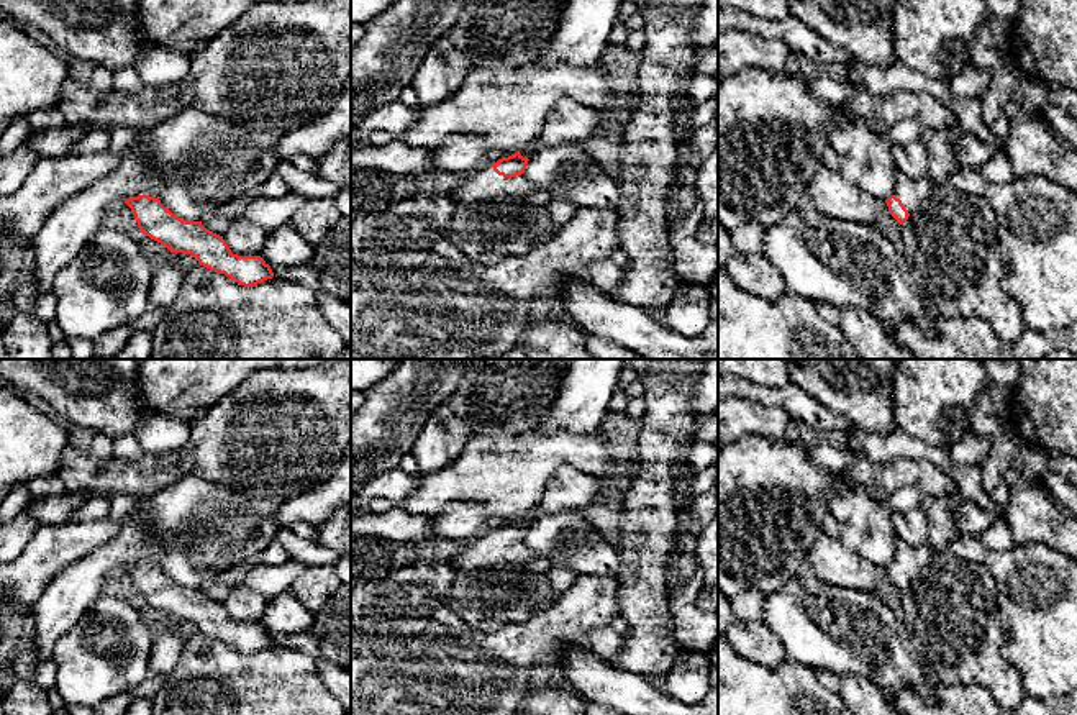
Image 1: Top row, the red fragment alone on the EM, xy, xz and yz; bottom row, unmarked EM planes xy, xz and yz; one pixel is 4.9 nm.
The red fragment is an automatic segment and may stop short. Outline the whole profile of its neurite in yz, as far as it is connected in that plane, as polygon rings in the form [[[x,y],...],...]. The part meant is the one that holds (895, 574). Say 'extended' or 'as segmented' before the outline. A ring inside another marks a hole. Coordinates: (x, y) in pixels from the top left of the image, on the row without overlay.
extended | [[[895,541],[892,562],[885,567],[890,582],[902,592],[929,564],[933,549],[928,544],[910,546],[905,541]]]

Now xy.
as segmented | [[[149,562],[125,569],[138,589],[138,599],[166,613],[170,620],[193,623],[200,633],[225,641],[244,654],[257,653],[274,644],[270,633],[261,623],[238,623],[223,603],[207,597],[202,589],[187,589]]]

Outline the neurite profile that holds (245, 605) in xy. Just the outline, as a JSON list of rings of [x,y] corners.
[[[241,584],[234,585],[221,603],[233,622],[259,623],[267,600]]]

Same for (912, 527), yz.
[[[913,508],[908,512],[892,512],[890,523],[893,533],[898,540],[910,546],[928,544],[929,540],[929,523],[926,513],[921,508]]]

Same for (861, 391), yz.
[[[785,359],[785,362],[790,382],[833,415],[882,435],[898,428],[893,417],[895,359]]]

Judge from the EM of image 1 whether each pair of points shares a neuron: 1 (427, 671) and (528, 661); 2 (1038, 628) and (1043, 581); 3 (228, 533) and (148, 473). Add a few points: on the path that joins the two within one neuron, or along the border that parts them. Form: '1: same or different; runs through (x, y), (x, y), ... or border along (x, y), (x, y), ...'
1: same; runs through (451, 671), (504, 671)
2: same; runs through (1043, 617), (1043, 592)
3: different; border along (204, 478), (181, 476), (138, 505)

